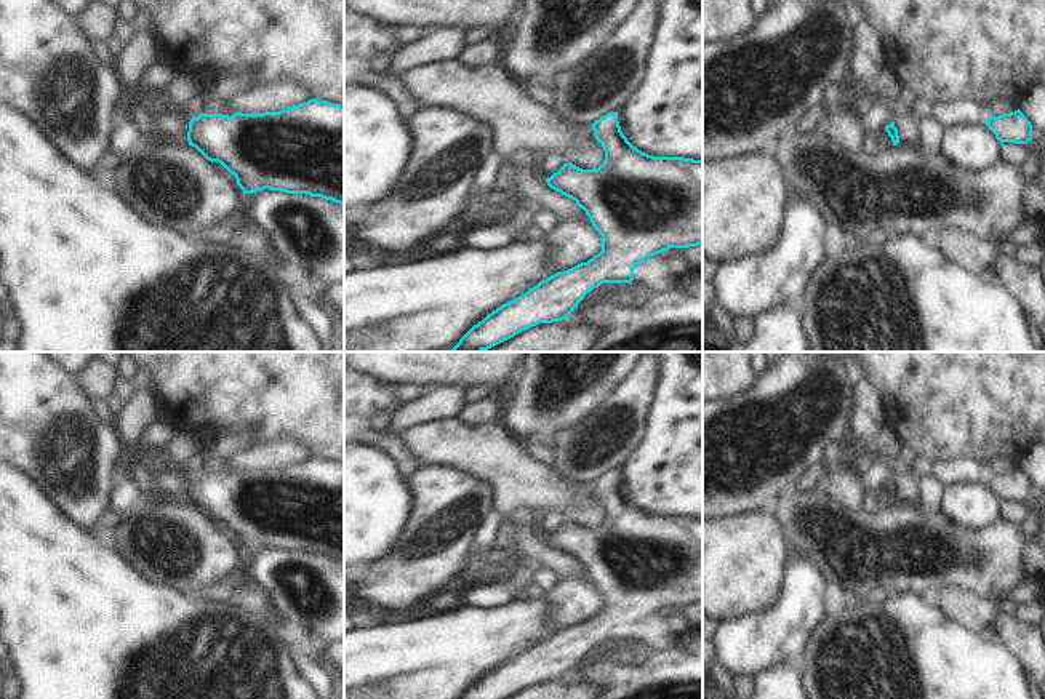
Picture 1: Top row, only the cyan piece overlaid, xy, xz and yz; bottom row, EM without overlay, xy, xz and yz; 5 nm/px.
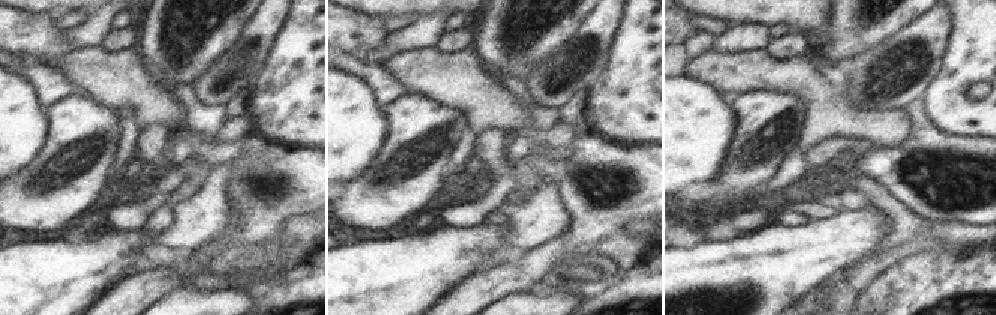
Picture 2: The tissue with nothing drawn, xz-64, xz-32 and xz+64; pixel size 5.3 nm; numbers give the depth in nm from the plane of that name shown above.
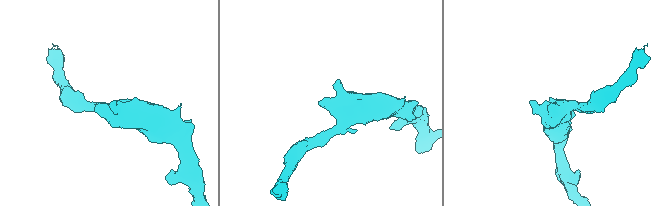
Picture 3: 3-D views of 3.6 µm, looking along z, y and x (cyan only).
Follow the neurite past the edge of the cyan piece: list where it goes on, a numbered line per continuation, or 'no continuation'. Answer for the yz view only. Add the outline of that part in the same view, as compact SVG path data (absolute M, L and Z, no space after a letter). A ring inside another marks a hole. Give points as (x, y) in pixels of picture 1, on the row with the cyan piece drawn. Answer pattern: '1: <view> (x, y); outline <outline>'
no continuation

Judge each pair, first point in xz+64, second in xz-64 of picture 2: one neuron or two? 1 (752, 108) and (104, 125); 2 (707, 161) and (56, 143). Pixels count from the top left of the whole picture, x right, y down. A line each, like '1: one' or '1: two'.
1: one
2: two

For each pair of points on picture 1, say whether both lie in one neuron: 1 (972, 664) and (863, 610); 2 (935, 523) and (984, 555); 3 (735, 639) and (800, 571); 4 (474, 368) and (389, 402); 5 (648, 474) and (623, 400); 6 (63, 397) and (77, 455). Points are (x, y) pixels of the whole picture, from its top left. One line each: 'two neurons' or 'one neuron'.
1: one neuron
2: one neuron
3: one neuron
4: two neurons
5: two neurons
6: one neuron

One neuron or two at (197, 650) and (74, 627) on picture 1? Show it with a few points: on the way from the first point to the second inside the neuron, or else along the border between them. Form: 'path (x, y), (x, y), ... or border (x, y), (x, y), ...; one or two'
path (167, 650), (104, 650); one

